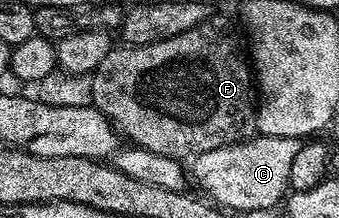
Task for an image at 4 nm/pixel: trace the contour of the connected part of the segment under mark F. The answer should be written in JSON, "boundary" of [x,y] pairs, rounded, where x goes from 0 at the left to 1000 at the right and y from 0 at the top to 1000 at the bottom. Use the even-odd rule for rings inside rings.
{"boundary":[[[619,78],[575,115],[575,133],[528,151],[528,170],[493,170],[493,188],[407,216],[336,211],[271,330],[271,486],[304,514],[348,624],[369,633],[372,619],[389,670],[537,739],[622,683],[749,633],[761,615],[752,349],[714,183],[711,197],[699,183],[702,128],[690,124],[664,87]]]}

